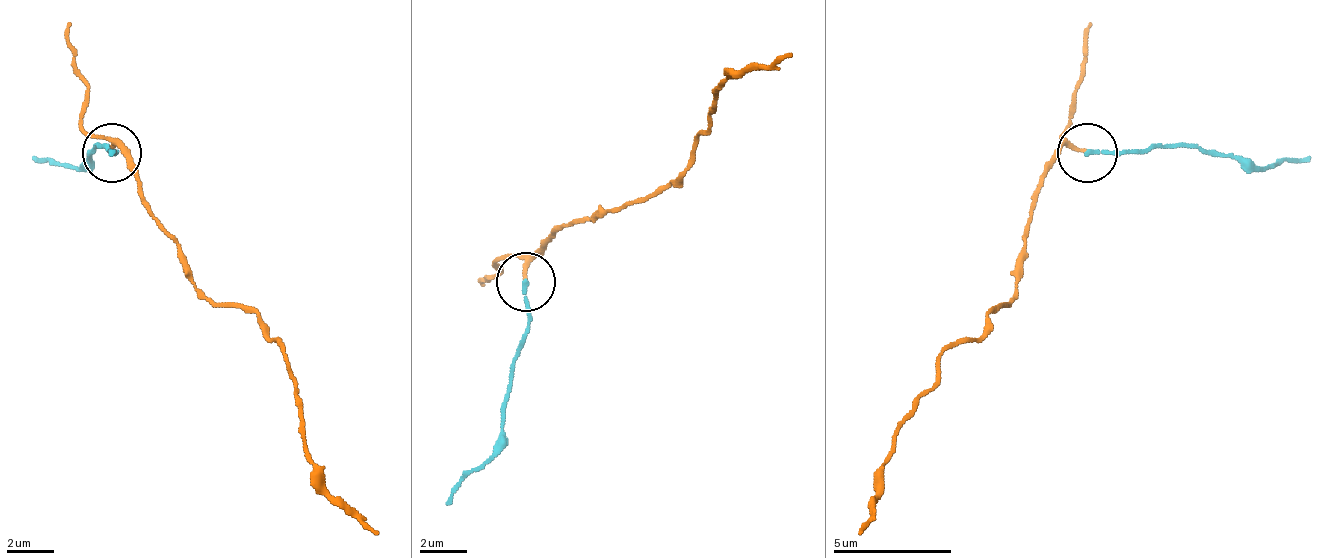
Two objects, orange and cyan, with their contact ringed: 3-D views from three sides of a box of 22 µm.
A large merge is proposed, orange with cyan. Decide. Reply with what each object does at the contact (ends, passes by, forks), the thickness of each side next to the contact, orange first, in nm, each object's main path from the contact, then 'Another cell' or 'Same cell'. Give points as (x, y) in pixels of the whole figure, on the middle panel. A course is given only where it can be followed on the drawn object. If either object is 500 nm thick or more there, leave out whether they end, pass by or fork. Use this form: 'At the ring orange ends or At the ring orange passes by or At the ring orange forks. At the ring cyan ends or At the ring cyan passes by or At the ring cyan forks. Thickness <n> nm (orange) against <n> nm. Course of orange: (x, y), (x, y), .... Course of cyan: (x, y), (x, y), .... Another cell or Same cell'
At the ring orange ends. At the ring cyan ends. Thickness 160 nm (orange) against 180 nm. Course of orange: (527, 280), (527, 262), (562, 227), (621, 209), (657, 191), (687, 168), (716, 91), (728, 79), (793, 55). Course of cyan: (527, 280), (521, 357), (503, 440), (444, 505). Same cell

